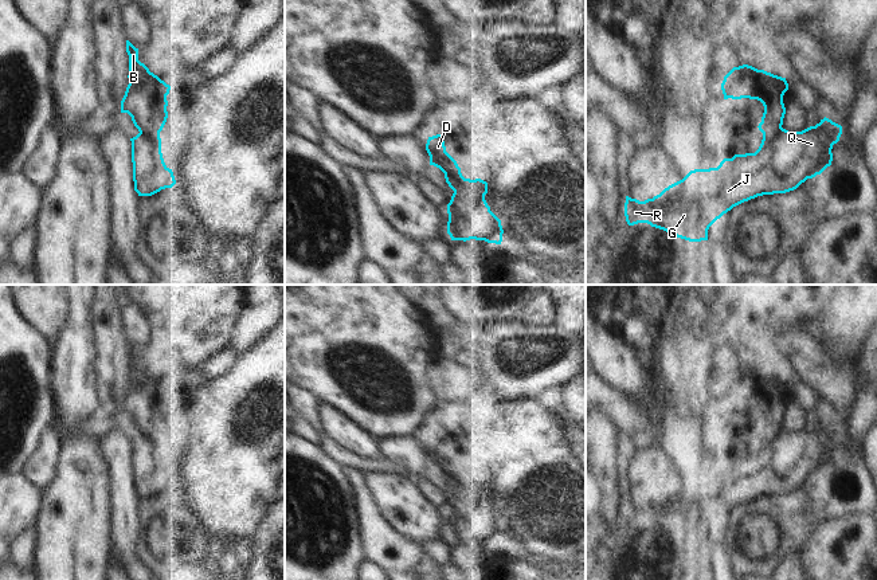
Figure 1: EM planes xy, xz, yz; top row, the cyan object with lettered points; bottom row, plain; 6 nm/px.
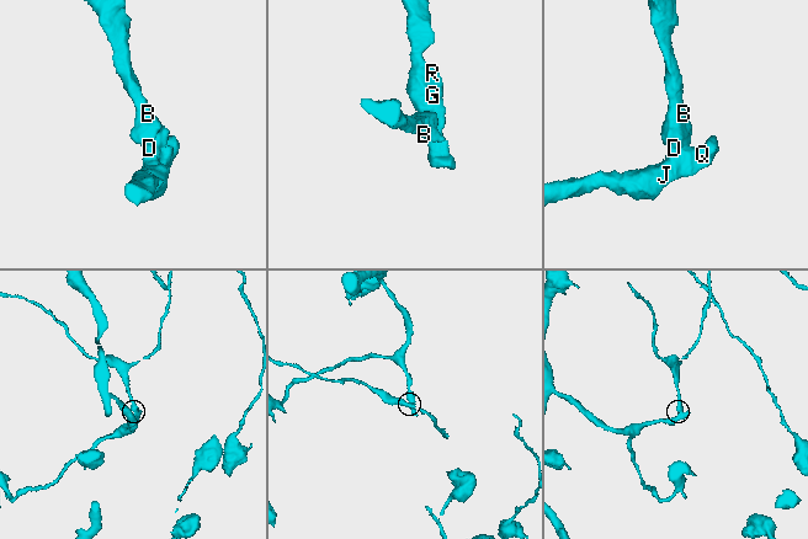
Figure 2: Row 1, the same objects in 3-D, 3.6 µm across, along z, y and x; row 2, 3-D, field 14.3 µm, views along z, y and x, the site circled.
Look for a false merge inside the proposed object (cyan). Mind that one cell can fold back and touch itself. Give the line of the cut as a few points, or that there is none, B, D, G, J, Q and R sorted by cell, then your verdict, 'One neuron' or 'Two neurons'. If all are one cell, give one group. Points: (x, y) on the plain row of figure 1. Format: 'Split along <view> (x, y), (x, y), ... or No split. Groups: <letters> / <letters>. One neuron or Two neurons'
Split along xz (459, 471), (455, 466), (443, 473). Groups: B D / G J Q R. Two neurons.

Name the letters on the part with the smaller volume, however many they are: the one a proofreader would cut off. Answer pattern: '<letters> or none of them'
B, D

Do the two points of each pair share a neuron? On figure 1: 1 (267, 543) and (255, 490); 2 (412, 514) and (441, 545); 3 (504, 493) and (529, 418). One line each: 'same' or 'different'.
1: different
2: different
3: same

